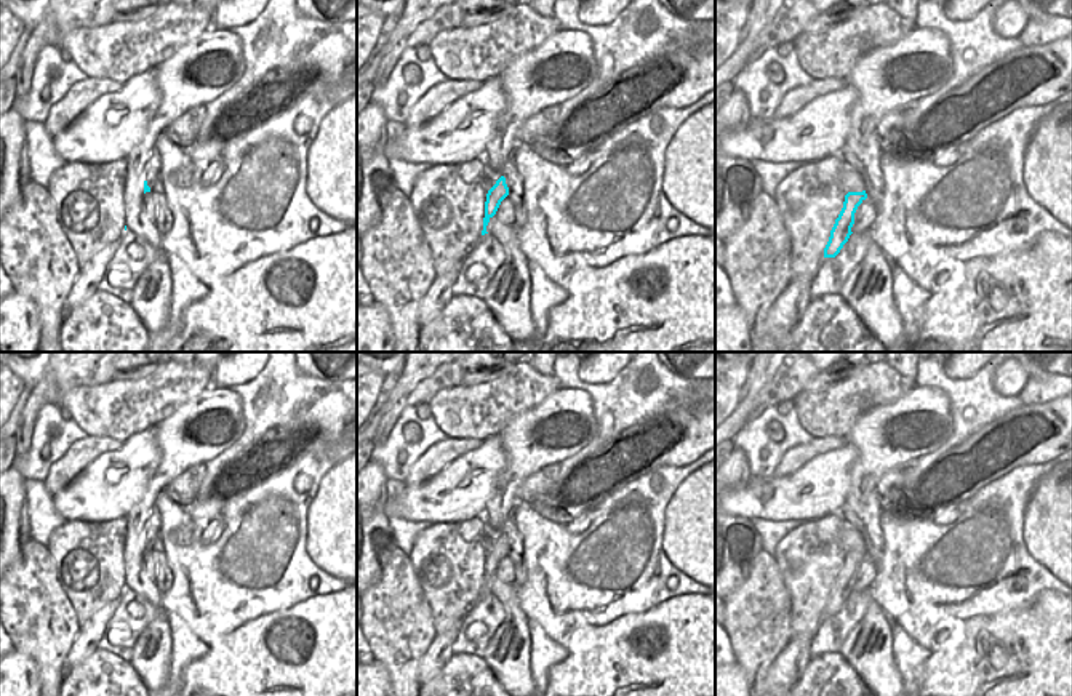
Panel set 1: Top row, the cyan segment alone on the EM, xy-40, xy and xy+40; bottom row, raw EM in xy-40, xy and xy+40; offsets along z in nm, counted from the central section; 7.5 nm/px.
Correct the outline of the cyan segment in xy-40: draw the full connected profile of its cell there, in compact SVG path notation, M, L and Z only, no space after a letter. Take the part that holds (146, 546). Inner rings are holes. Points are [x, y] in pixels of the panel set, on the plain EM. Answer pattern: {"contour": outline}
{"contour": "M154 506L147 522L146 522L146 539L144 539L144 552L150 550L152 542L160 534L160 514L157 507Z"}

